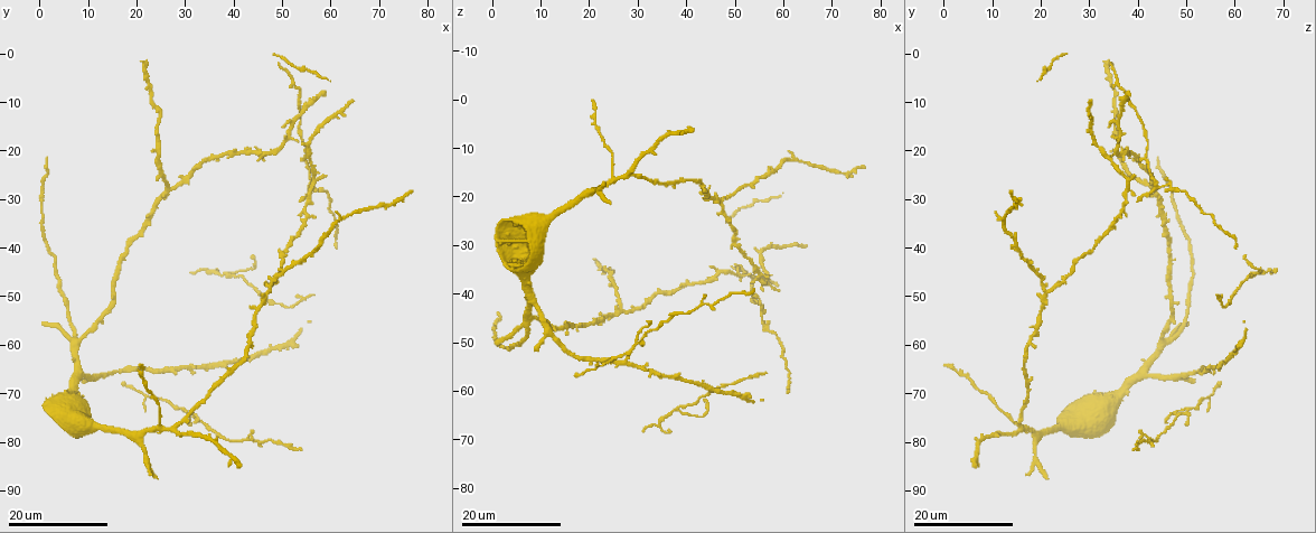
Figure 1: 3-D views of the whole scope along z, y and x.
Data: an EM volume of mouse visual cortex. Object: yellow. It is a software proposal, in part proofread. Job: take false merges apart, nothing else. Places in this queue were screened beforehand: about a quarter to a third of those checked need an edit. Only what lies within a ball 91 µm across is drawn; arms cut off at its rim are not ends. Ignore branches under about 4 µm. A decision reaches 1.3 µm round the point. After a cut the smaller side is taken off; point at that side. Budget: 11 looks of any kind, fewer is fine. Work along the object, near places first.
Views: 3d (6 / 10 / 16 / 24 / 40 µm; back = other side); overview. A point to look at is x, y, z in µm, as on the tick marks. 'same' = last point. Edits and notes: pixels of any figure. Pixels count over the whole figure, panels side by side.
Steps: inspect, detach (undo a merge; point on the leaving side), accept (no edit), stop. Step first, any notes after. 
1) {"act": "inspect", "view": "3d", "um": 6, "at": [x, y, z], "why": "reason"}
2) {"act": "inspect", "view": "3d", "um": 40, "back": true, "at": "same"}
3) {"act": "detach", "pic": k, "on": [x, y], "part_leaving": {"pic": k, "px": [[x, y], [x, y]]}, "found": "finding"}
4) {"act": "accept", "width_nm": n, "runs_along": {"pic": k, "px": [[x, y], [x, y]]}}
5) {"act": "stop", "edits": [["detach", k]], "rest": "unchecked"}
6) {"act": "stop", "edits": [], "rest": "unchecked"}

{"act": "inspect", "view": "3d", "um": 24, "at": [38.0, 45.5, 64.5], "why": "three-way junction"}

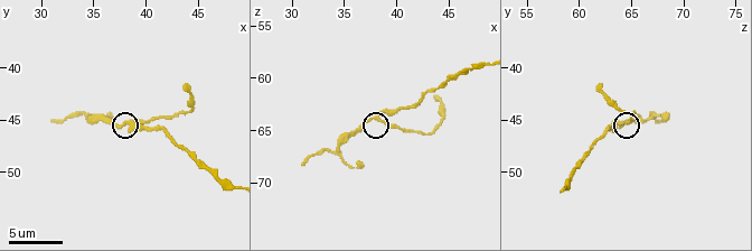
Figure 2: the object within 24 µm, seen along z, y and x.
{"act": "inspect", "view": "3d", "um": 10, "at": [38.4, 45.4, 64.0]}

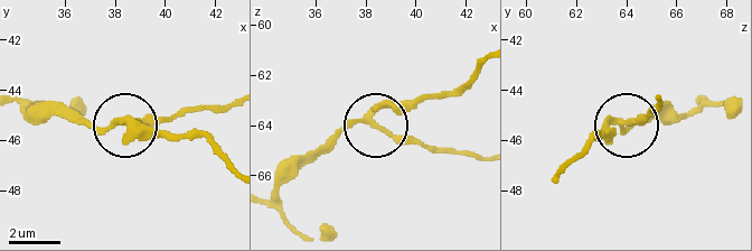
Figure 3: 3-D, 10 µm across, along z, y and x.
{"act": "accept", "arms": 3, "found": "one cell here"}

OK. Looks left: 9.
{"act": "inspect", "view": "3d", "um": 16, "at": [56.0, 27.0, 45.5], "why": "three-way junction"}

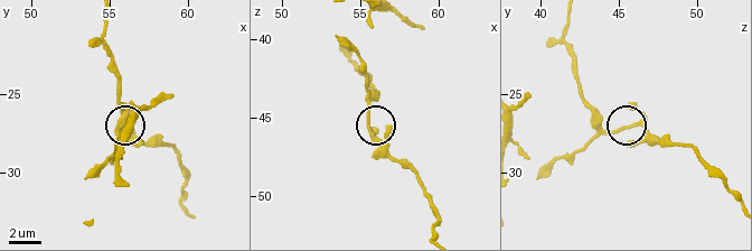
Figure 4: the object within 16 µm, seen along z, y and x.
{"act": "inspect", "view": "3d", "um": 6, "at": [56.0, 26.8, 46.2]}

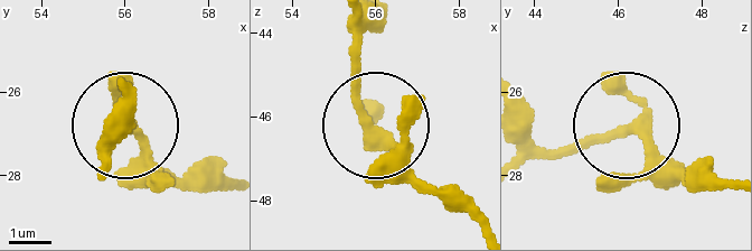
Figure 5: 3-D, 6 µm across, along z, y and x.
{"act": "inspect", "view": "3d", "um": 6, "back": true, "at": [55.80, 26.95, 46.15]}

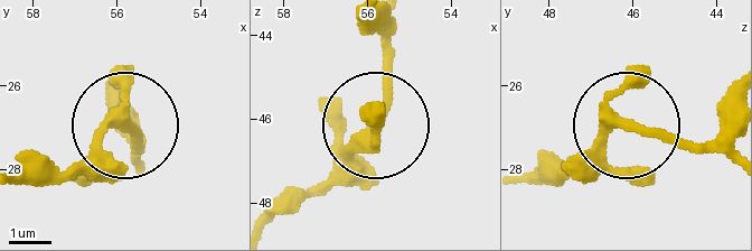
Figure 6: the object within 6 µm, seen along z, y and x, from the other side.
{"act": "accept", "found": "continuous, no second cell"}

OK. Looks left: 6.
{"act": "inspect", "view": "3d", "um": 24, "at": [55.5, 28.0, 38.0], "why": "branch point"}

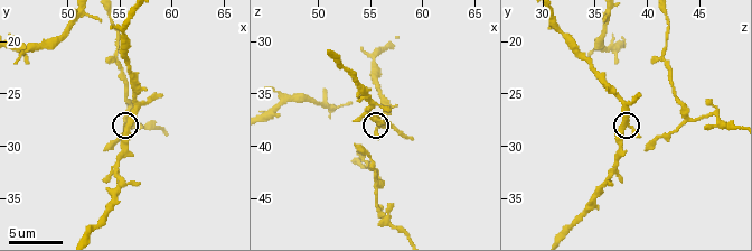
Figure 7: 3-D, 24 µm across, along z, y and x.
{"act": "inspect", "view": "3d", "um": 6, "at": [55.8, 28.4, 38.4]}

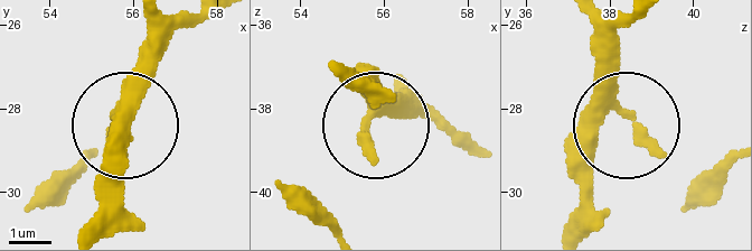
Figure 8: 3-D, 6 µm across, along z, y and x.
{"act": "accept", "width_nm": 290, "runs_along": {"pic": 8, "px": [[334, 61], [368, 118], [425, 114]]}, "found": "all the same cell"}

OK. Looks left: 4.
{"act": "inspect", "view": "3d", "um": 16, "at": [25.5, 76.5, 15.5], "why": "branch point"}

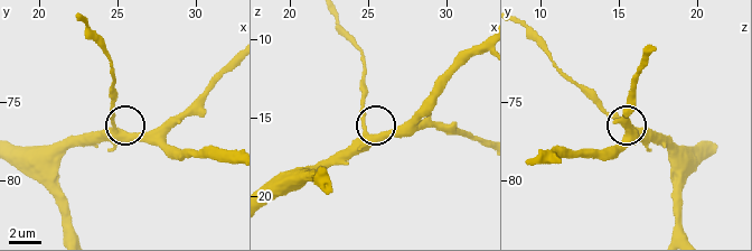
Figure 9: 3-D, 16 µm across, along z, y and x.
{"act": "inspect", "view": "3d", "um": 6, "at": [24.8, 76.8, 16.0]}

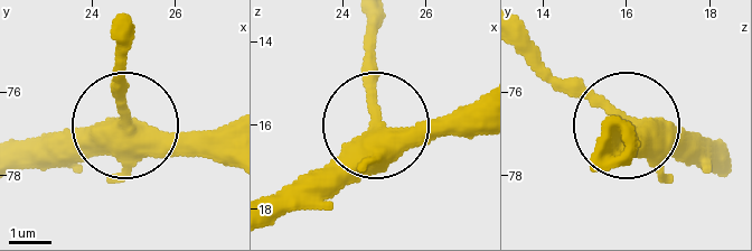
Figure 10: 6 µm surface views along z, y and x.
{"act": "accept", "runs_along": {"pic": 10, "px": [[270, 223], [373, 120], [377, 37]]}, "found": "one cell here"}

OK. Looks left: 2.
{"act": "inspect", "view": "3d", "um": 24, "at": [21.0, 79.0, 18.5]}

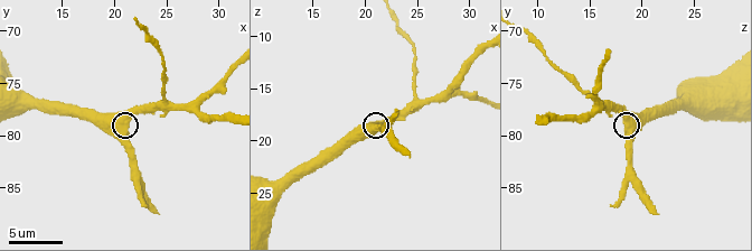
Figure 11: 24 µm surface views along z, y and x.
{"act": "inspect", "view": "3d", "um": 6, "at": [21.0, 79.2, 18.4]}

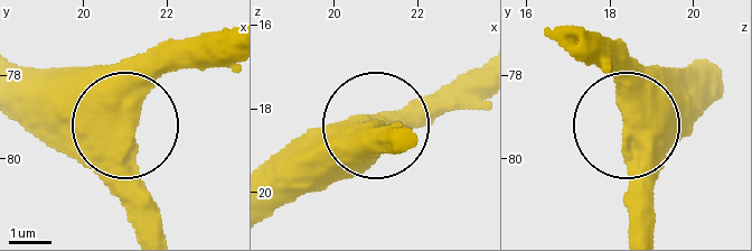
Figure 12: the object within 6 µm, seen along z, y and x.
{"act": "accept", "runs_along": {"pic": 12, "px": [[269, 191], [332, 133], [386, 127]]}, "found": "continuous, no second cell"}

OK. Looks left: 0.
{"act": "stop", "edits": [], "rest": "unchecked"}

